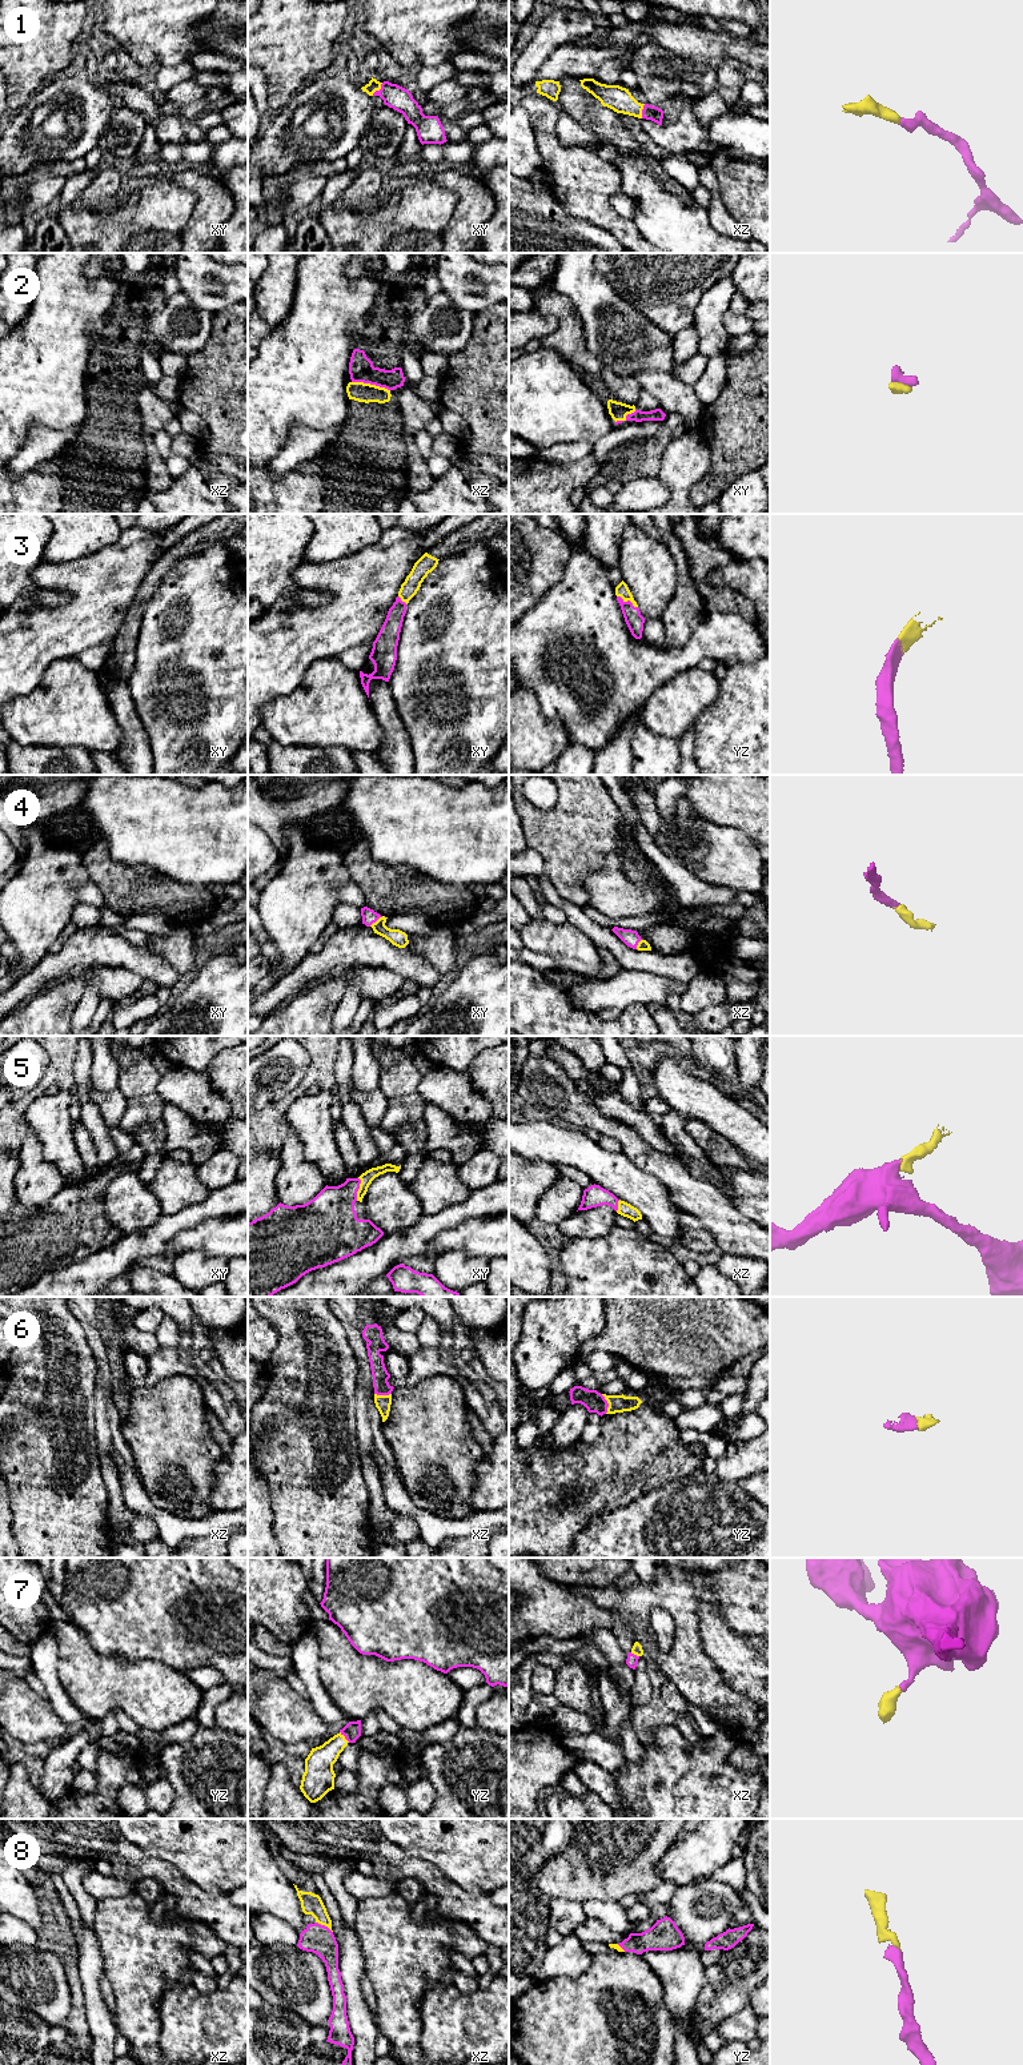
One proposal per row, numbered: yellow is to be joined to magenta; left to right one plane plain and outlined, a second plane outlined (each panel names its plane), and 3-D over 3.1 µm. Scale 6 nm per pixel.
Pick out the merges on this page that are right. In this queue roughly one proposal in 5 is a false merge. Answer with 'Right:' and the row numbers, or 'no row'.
Right: 1, 2, 3, 4, 5, 6, 7, 8

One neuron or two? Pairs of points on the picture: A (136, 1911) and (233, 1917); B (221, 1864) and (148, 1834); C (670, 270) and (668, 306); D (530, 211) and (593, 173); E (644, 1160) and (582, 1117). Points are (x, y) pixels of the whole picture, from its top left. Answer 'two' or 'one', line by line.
A: two
B: one
C: one
D: two
E: one

